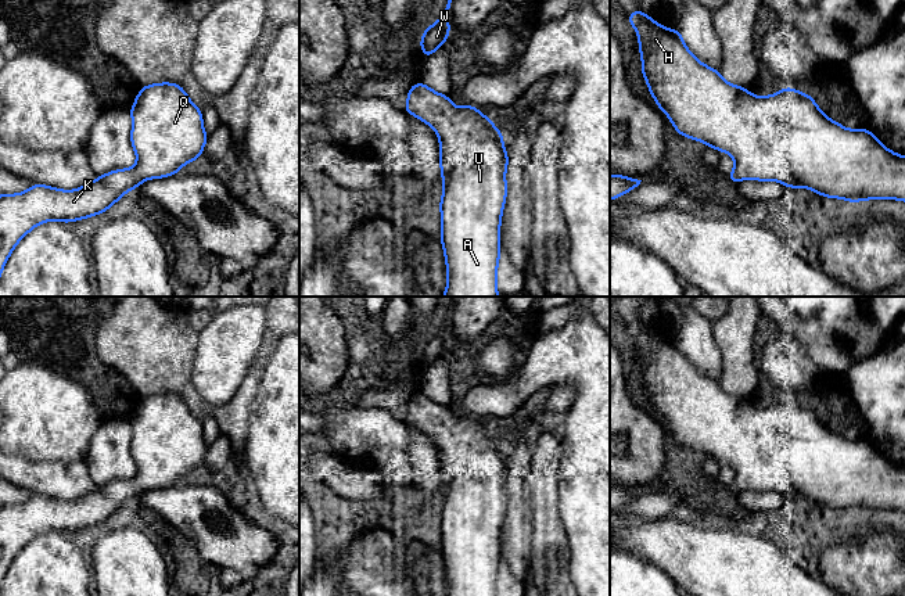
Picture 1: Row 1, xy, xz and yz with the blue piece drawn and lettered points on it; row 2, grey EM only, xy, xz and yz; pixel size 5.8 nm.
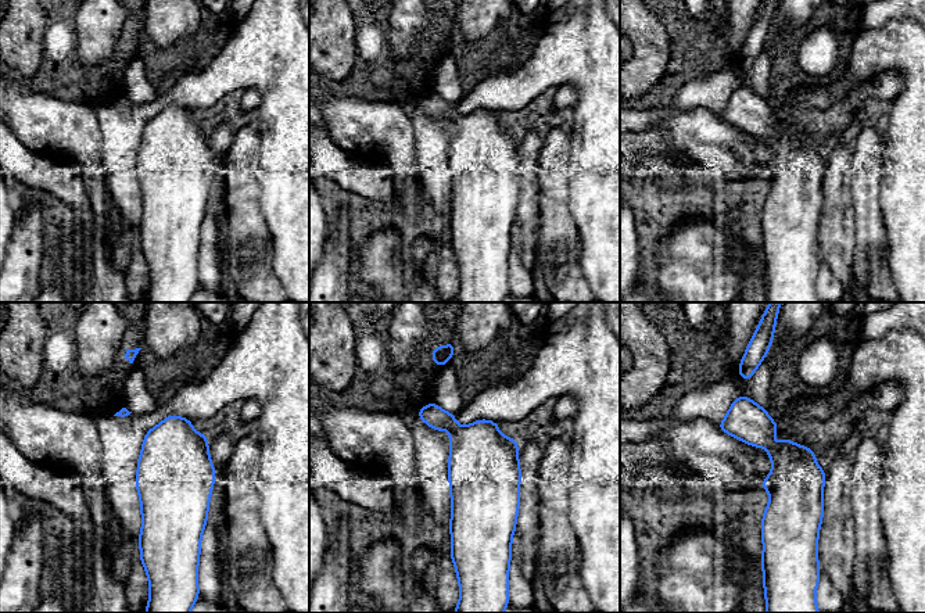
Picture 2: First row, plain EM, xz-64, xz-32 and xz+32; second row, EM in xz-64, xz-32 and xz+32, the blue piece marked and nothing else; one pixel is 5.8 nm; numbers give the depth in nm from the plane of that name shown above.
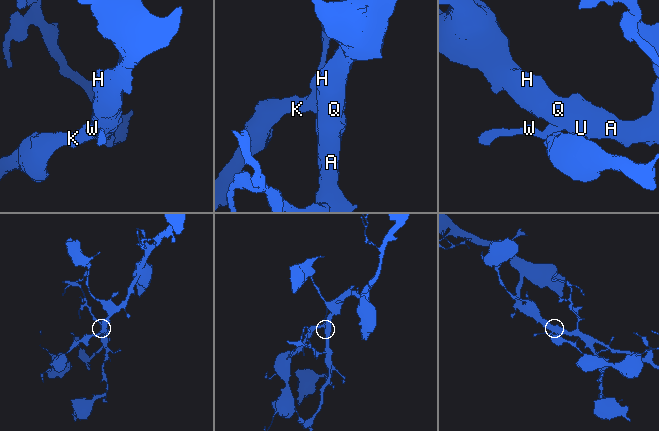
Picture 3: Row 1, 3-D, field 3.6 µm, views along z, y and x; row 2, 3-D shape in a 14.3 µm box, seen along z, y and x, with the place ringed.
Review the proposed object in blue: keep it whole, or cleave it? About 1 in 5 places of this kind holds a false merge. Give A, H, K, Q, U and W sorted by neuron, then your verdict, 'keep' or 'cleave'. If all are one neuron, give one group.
A H K Q U W; keep

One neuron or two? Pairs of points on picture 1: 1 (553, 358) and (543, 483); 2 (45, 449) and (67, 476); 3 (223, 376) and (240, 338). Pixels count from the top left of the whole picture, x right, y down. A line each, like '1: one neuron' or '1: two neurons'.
1: two neurons
2: two neurons
3: one neuron

